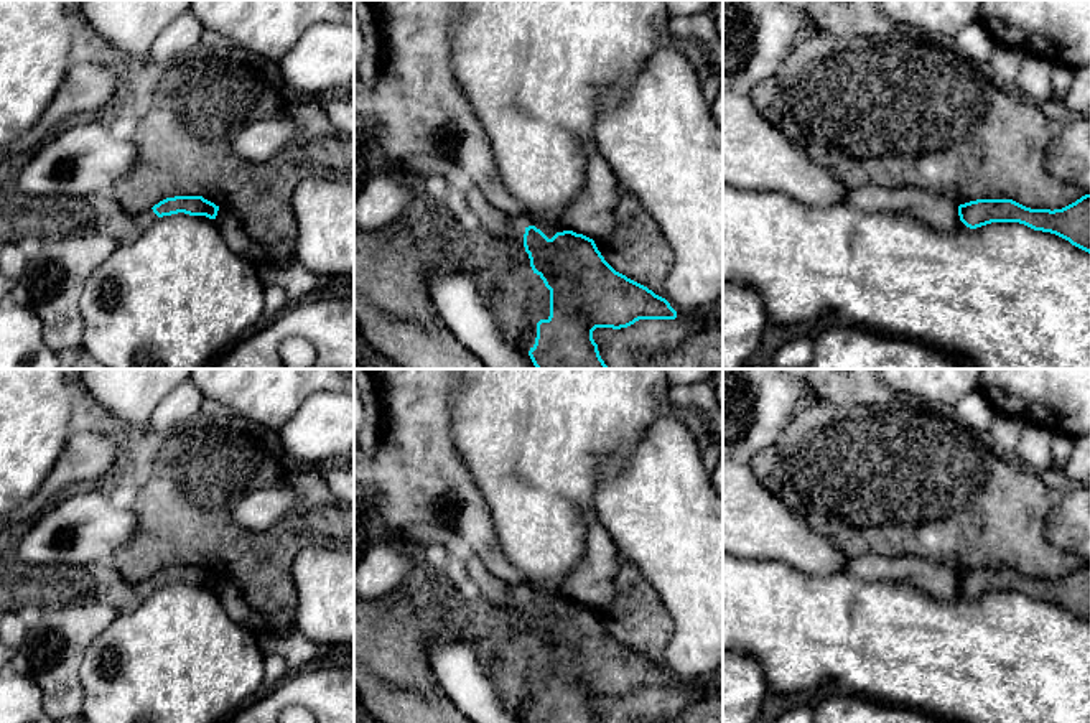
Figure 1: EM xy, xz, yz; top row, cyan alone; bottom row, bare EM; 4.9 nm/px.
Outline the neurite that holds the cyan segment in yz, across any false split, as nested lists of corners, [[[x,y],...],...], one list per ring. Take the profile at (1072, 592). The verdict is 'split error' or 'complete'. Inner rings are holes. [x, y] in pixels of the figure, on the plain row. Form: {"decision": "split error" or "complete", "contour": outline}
{"decision": "complete", "contour": [[[1090,563],[1062,578],[1031,578],[1013,568],[976,568],[958,575],[960,590],[976,598],[991,591],[1019,591],[1050,601],[1090,623]]]}

